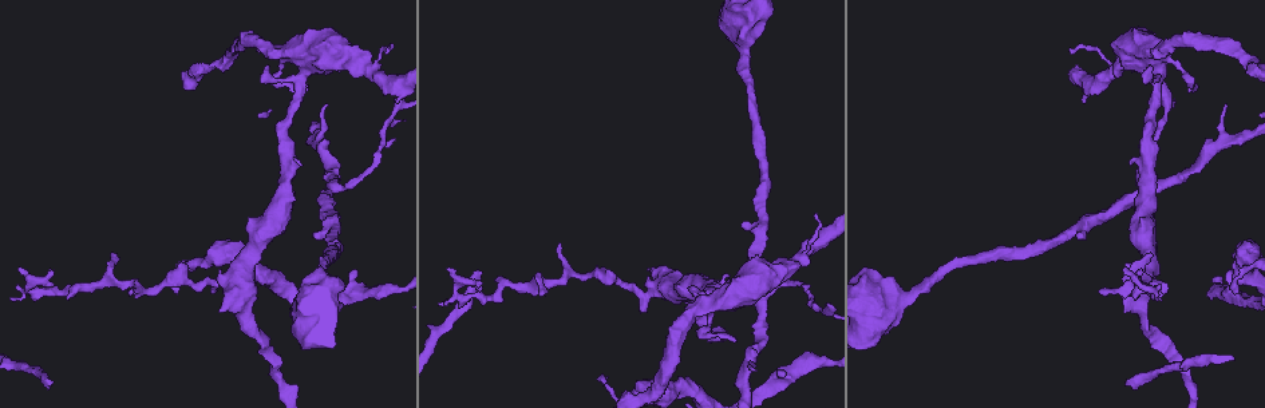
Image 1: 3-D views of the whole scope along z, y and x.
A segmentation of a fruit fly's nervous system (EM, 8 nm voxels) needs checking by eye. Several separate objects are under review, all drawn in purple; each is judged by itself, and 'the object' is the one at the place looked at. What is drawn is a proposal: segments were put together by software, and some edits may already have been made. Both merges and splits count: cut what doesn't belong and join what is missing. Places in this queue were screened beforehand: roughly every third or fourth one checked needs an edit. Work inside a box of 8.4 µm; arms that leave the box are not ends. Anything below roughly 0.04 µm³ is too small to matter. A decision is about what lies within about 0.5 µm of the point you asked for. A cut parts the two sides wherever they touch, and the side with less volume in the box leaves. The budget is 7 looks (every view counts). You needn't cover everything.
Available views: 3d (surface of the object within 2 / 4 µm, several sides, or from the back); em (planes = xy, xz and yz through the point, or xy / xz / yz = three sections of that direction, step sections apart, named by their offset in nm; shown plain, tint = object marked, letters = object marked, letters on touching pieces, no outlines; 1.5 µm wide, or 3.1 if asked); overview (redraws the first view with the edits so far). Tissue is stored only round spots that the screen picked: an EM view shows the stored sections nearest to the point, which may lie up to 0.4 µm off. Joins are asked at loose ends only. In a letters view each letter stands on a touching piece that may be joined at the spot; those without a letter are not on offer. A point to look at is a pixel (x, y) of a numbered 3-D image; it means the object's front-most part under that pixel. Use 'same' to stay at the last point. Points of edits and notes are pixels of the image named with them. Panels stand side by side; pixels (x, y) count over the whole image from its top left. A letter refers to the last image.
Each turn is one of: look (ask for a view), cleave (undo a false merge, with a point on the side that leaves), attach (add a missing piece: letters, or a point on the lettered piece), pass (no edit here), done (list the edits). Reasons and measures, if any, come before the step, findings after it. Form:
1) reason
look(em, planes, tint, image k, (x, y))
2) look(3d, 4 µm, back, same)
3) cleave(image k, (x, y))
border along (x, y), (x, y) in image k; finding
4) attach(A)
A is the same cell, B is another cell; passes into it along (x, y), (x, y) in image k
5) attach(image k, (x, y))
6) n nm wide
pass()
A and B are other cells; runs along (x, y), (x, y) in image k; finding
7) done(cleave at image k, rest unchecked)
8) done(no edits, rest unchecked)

thin neck
look(em, planes, letters, image 1, (624, 287))

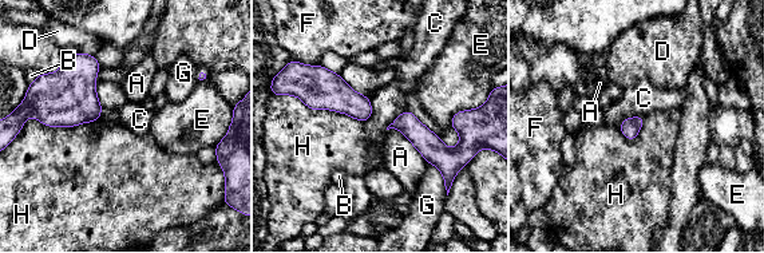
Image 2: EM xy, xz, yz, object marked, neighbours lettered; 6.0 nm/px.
110 nm wide
pass()
A, B, C, D, E, F, G and H are other cells; border along (293, 94), (311, 109), (363, 122) in image 2; continuous, no second cell

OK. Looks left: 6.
free end
look(3d, 4 µm, image 1, (1152, 70))

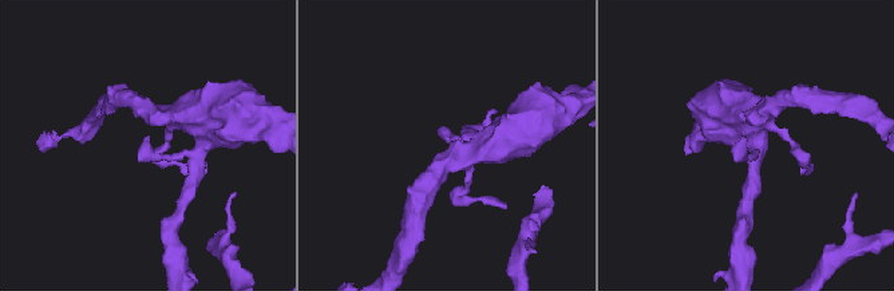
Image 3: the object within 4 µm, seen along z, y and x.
look(em, xy, step 8, letters, image 3, (744, 139))

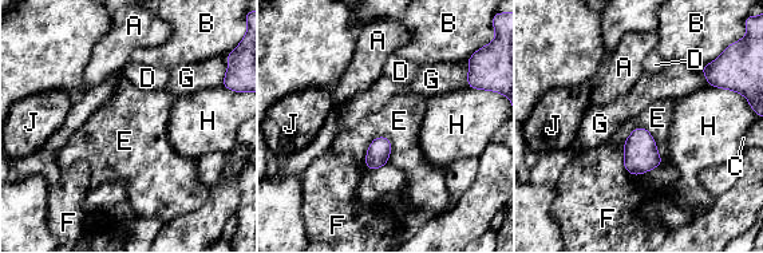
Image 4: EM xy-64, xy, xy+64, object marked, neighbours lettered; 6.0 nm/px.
cut it another way
look(em, planes, letters, same)

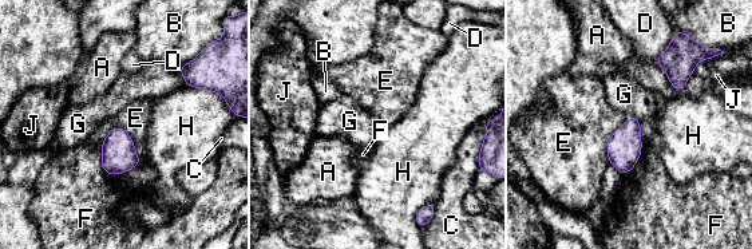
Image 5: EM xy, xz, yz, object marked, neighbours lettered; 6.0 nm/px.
pass()
A, B, C, D, E, F, G, H and J are other cells; border along (641, 122), (640, 158), (622, 176) in image 5; none of them fits

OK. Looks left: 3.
an open end
look(em, planes, tint, image 1, (783, 377))

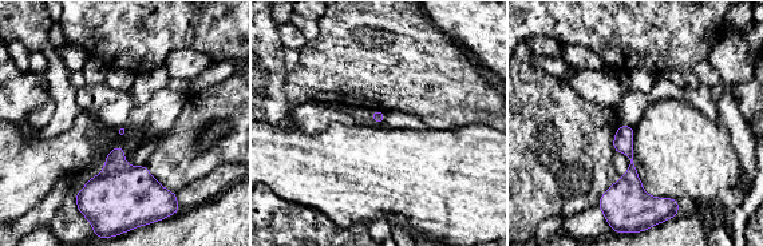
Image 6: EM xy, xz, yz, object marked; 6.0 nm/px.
what lies round it
look(em, planes, letters, same)

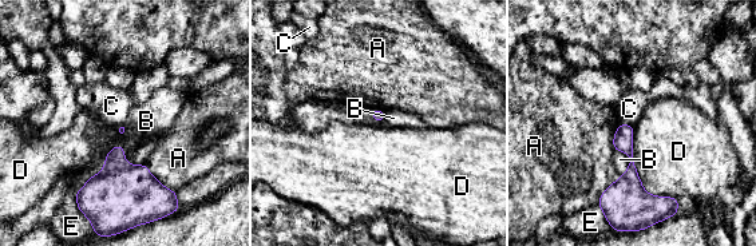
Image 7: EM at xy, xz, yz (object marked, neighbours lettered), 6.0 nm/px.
pass()
A, B, C, D and E are other cells; border along (633, 127), (641, 186), (677, 199) in image 7; no lettered piece goes on from it

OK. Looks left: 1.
done(no edits, rest unchecked)

